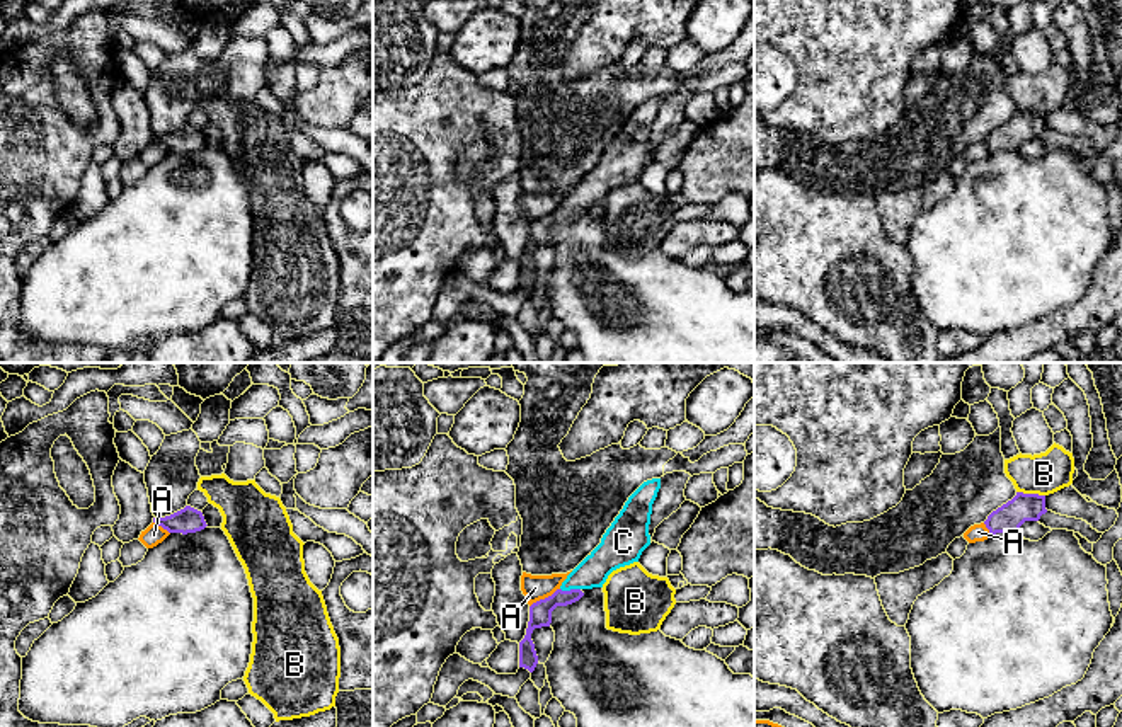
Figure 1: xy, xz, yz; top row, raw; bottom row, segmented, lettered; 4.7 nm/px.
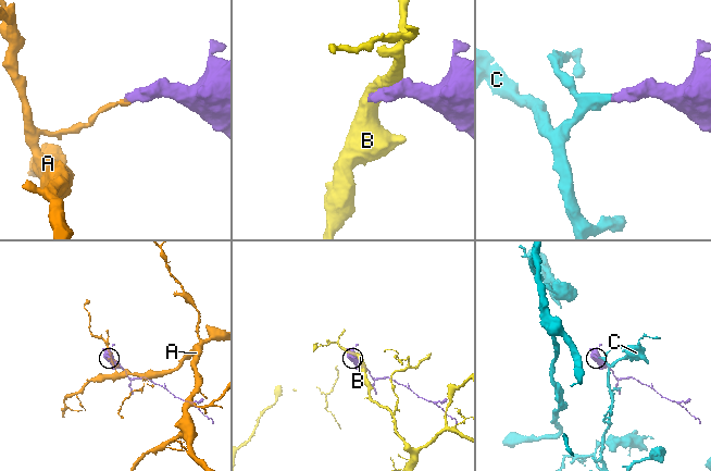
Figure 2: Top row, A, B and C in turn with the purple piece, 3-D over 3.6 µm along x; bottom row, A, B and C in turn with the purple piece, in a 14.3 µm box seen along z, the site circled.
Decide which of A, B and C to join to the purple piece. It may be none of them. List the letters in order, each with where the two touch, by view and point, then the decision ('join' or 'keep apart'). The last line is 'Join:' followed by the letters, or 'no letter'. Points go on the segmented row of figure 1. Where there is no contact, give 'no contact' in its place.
A: meets purple in xz at (545, 598); keep apart
B: meets purple in yz at (1030, 494); keep apart
C: meets purple in xz at (571, 589); join
Join: C

